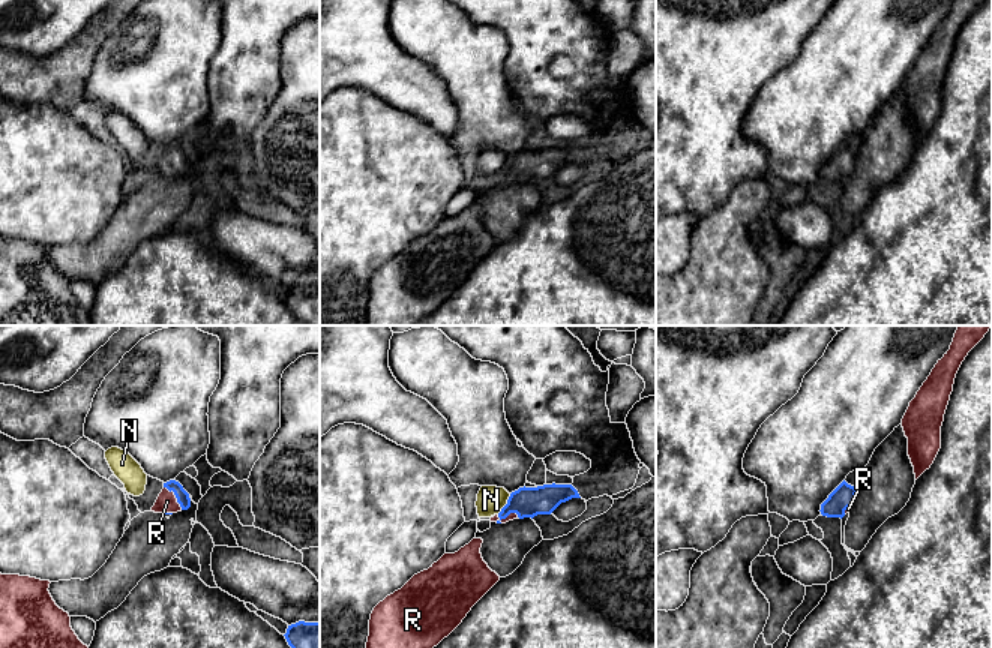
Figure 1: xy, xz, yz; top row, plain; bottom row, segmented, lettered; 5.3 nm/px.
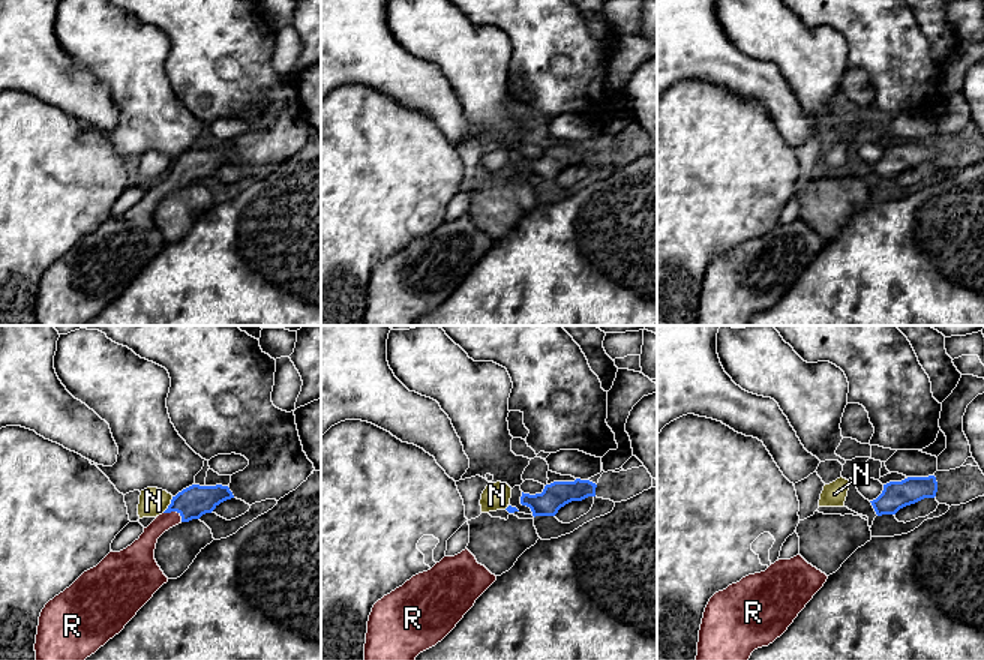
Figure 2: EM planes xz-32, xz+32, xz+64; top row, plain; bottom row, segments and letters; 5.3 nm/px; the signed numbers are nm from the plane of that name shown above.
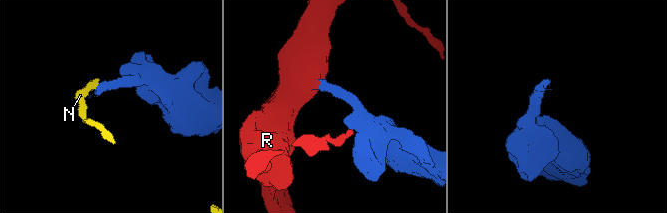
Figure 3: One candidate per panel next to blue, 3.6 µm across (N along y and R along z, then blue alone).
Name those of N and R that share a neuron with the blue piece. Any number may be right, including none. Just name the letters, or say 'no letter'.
R

